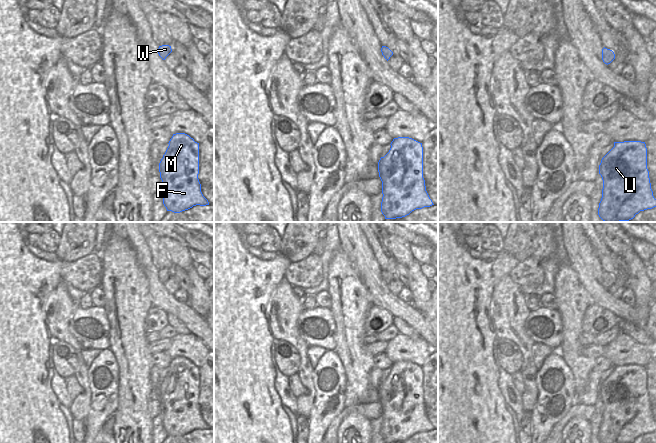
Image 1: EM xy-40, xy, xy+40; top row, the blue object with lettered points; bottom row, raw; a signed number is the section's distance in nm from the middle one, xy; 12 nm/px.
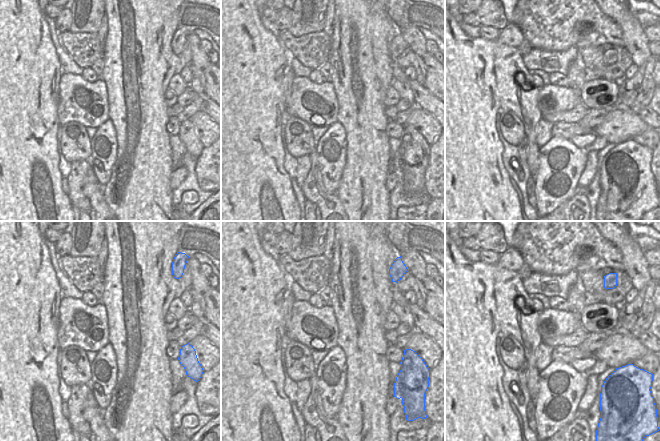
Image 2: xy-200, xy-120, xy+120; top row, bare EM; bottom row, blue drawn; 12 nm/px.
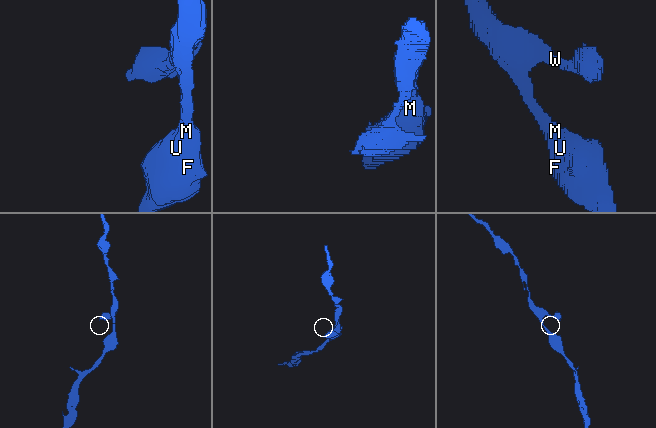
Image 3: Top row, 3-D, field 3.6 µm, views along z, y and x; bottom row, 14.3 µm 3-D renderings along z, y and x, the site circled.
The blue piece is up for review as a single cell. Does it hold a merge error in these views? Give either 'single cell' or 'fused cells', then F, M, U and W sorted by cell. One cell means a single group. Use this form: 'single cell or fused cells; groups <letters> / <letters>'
single cell; groups F M U W

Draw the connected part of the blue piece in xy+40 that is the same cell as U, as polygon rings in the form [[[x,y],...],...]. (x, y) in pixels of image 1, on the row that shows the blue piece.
[[[614,142],[614,147],[601,160],[599,174],[603,180],[603,189],[598,215],[604,222],[629,221],[640,211],[656,207],[647,169],[645,142]]]

